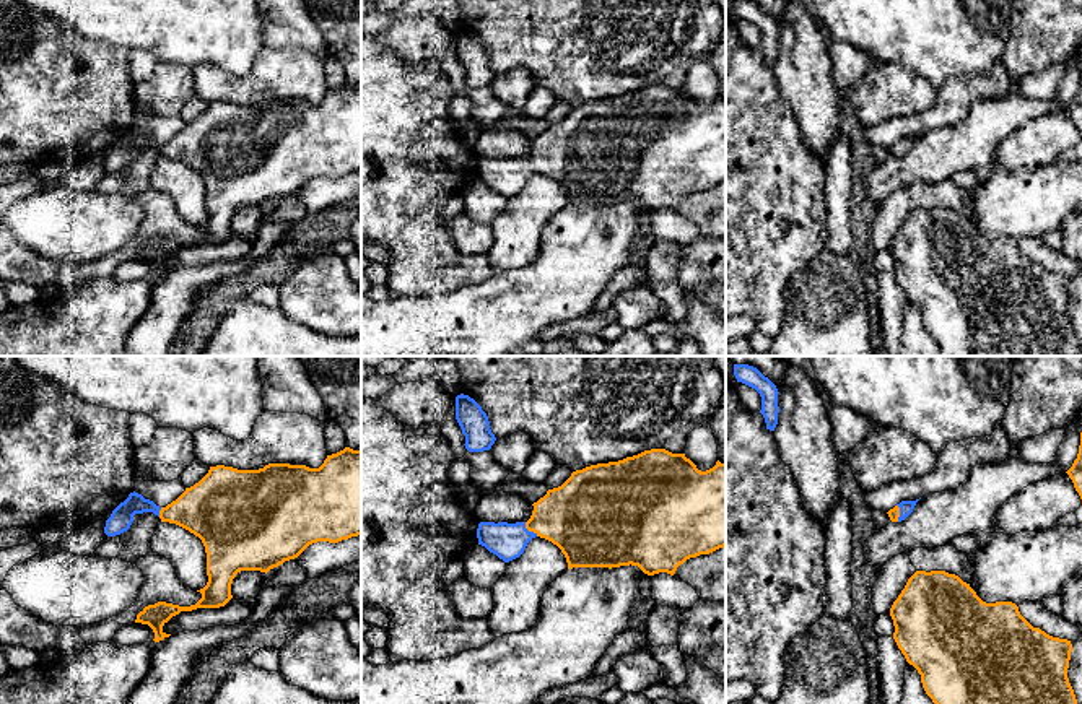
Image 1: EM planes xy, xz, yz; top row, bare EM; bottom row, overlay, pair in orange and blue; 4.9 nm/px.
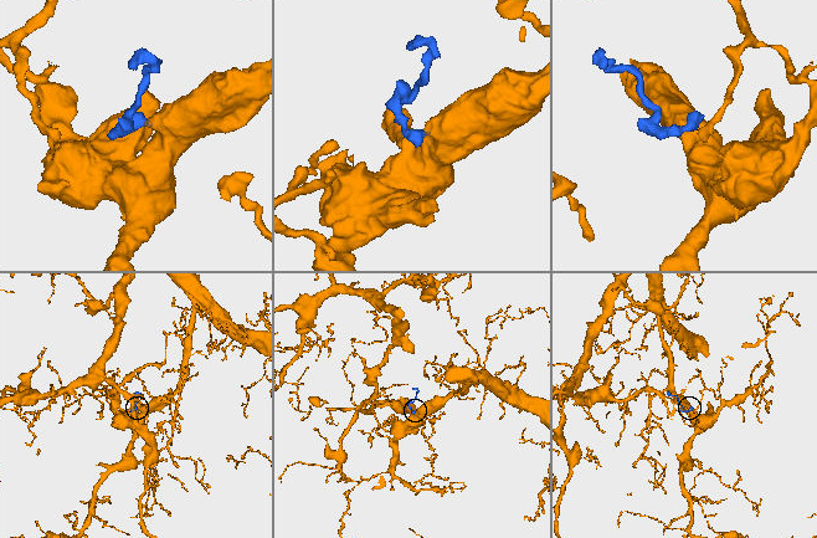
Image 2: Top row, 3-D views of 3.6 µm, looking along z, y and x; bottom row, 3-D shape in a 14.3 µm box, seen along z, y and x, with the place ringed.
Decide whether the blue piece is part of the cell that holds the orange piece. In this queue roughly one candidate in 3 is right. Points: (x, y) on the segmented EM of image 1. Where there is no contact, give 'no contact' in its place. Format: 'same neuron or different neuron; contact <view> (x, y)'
same neuron; contact xz (529, 530)

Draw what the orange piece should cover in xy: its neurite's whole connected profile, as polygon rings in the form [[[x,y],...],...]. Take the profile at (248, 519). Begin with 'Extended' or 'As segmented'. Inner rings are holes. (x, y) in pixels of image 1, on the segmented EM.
Extended. [[[345,447],[327,455],[319,468],[290,463],[268,463],[259,470],[210,467],[208,473],[166,507],[156,506],[138,493],[130,493],[106,520],[104,533],[127,532],[135,514],[153,512],[161,522],[176,524],[199,537],[207,553],[208,582],[197,590],[202,598],[190,606],[166,602],[145,606],[135,623],[148,624],[155,642],[169,637],[163,626],[181,611],[220,608],[231,598],[231,584],[241,571],[268,572],[285,561],[298,558],[317,541],[338,543],[361,535],[361,450]]]

